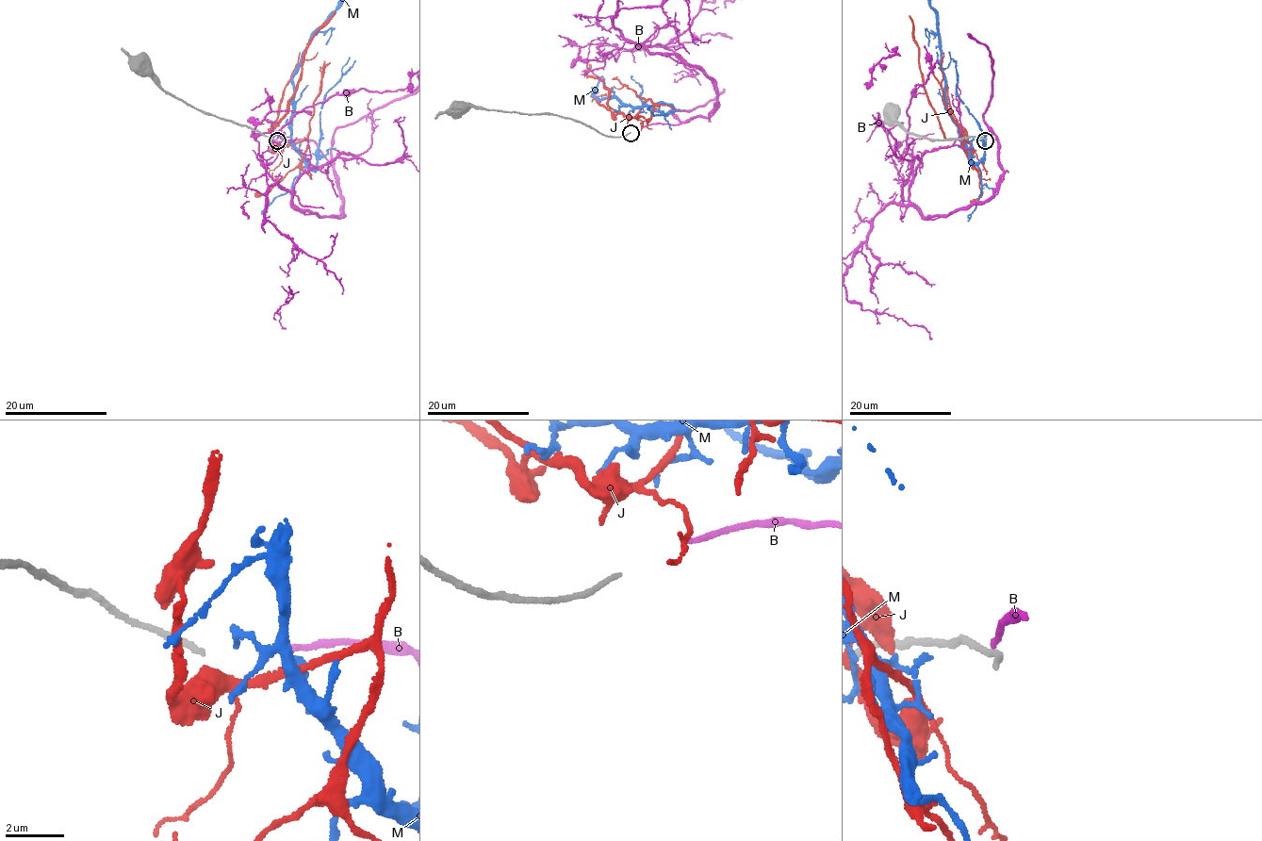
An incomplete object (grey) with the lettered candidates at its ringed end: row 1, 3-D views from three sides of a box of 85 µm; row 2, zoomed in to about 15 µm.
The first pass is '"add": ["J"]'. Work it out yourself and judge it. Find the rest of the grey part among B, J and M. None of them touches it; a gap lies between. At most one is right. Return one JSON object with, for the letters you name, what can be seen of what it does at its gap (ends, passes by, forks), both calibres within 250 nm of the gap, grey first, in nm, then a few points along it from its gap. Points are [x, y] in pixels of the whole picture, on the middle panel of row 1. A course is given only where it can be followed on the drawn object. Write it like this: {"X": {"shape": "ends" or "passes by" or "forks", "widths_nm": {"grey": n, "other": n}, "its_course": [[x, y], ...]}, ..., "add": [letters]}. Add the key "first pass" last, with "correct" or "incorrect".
{"B": {"shape": "ends", "widths_nm": {"grey": 180, "other": 180}, "its_course": [[641, 127], [684, 122], [671, 110], [717, 98], [732, 41], [706, 33], [601, 60], [577, 55], [616, 44]]}, "add": ["B"], "first pass": "incorrect"}

